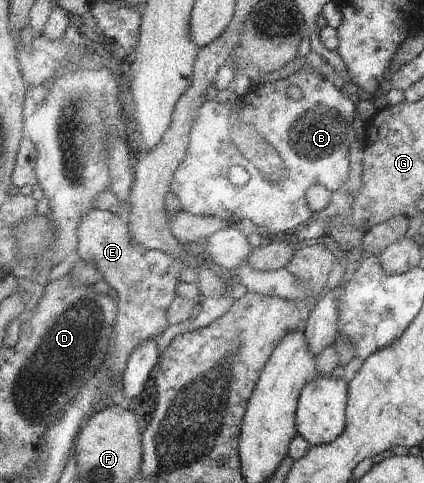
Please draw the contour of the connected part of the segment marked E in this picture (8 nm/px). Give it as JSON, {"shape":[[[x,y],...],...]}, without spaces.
{"shape":[[[98,208],[80,218],[77,239],[79,244],[75,255],[93,264],[103,280],[112,287],[112,294],[116,298],[118,311],[107,354],[107,372],[115,374],[113,379],[120,382],[132,351],[140,343],[158,337],[169,326],[167,311],[177,296],[175,289],[180,282],[177,278],[180,270],[190,265],[200,268],[209,263],[186,253],[176,258],[160,250],[148,250],[144,245],[132,242],[125,217]]]}

